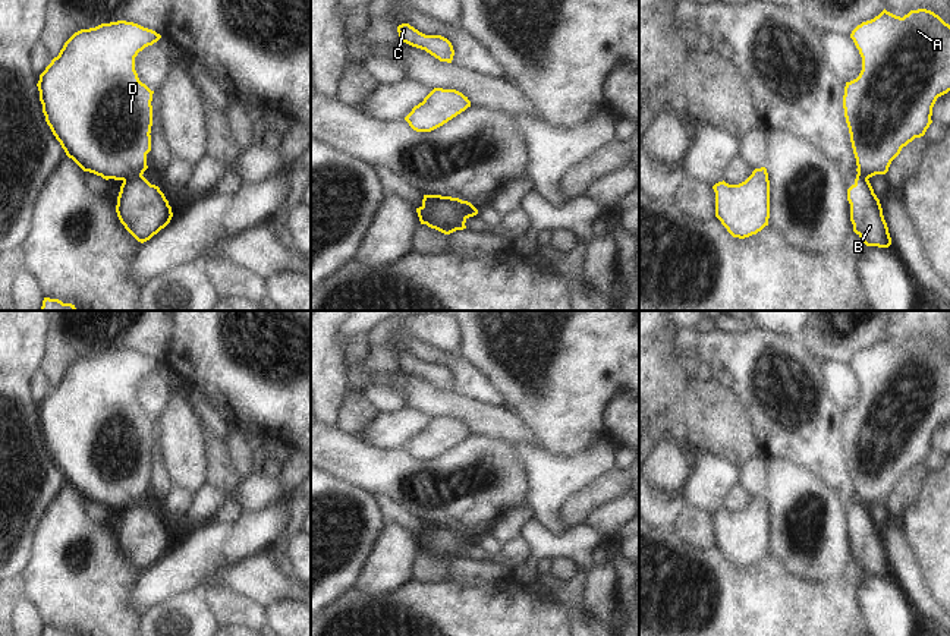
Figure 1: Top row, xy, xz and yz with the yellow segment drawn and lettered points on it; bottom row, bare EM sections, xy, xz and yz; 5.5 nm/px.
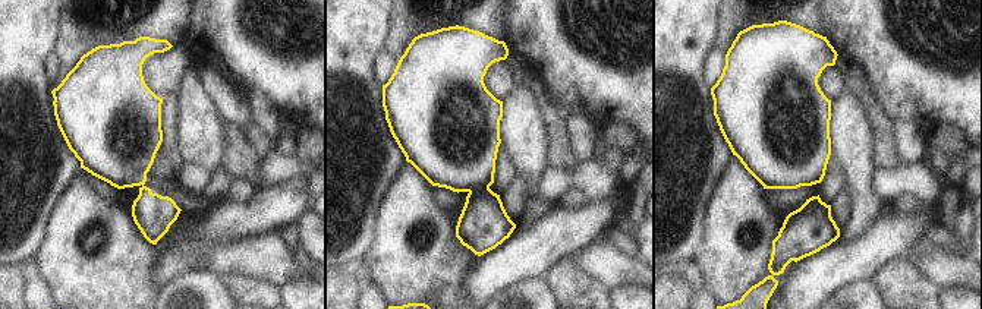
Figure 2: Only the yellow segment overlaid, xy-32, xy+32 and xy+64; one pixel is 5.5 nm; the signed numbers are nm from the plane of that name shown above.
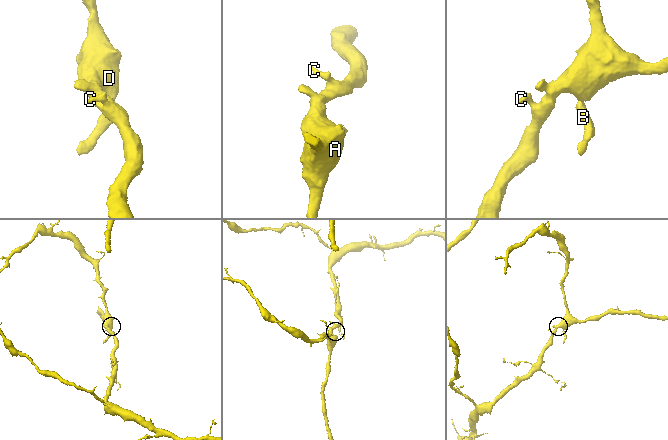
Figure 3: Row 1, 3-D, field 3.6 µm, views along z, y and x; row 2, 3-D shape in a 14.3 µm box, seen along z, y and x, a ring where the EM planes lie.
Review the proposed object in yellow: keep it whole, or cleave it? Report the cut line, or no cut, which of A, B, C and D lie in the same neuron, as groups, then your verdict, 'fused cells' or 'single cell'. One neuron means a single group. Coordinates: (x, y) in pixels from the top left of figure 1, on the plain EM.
xy (141, 503), (132, 503), (123, 509) | A C D / B | fused cells

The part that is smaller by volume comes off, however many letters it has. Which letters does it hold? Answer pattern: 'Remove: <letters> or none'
Remove: B

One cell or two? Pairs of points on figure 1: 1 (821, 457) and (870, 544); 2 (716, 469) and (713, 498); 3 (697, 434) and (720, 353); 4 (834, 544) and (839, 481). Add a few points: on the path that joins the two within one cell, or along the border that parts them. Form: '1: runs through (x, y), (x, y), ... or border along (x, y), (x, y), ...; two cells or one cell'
1: runs through (840, 479), (849, 501), (859, 516), (859, 522); one cell
2: runs through (713, 476), (713, 491); one cell
3: border along (713, 377), (729, 386), (741, 399); two cells
4: border along (812, 472), (836, 494), (848, 516); two cells

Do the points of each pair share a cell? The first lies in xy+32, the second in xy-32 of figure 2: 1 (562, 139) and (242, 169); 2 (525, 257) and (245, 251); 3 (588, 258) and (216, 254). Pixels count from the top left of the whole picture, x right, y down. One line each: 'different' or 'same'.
1: same
2: different
3: same

